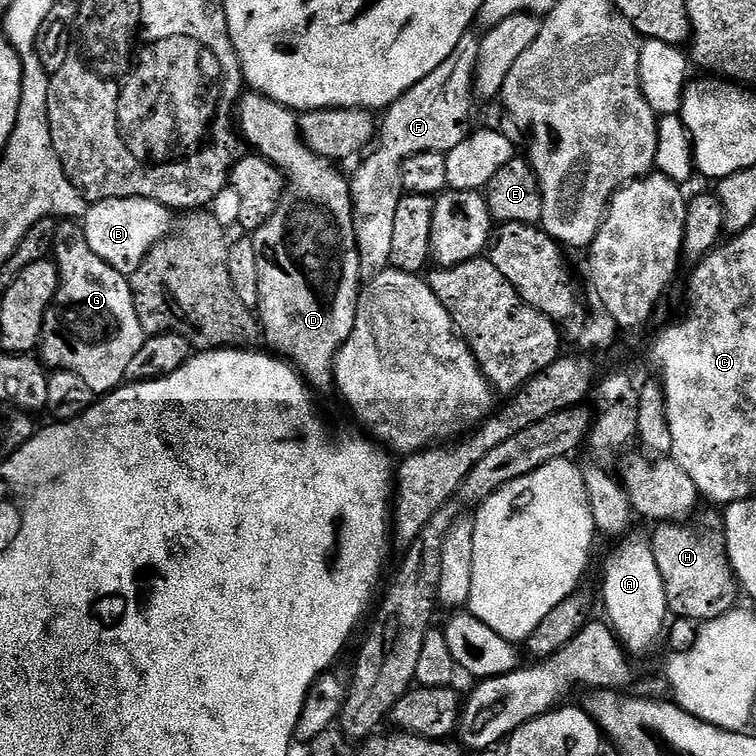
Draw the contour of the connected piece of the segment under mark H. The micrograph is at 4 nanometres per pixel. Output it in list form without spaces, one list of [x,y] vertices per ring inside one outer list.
[[[660,524],[657,532],[651,533],[654,562],[658,562],[658,570],[666,586],[669,613],[684,620],[707,622],[737,607],[738,581],[721,533],[691,532],[684,527],[688,526]]]

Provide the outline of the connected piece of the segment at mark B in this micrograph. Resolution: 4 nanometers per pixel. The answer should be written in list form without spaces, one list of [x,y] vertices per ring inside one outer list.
[[[114,198],[113,200],[97,200],[85,211],[82,227],[86,234],[86,242],[90,242],[90,250],[102,258],[114,270],[131,274],[142,266],[142,262],[150,254],[150,250],[160,240],[165,240],[174,228],[173,209],[146,198]]]

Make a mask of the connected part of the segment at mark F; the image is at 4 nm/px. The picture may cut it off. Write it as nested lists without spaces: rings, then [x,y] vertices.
[[[475,34],[464,36],[454,54],[450,54],[450,58],[446,58],[438,70],[426,74],[422,82],[418,82],[386,109],[384,120],[382,116],[378,128],[380,149],[377,152],[369,151],[363,157],[364,165],[357,170],[356,177],[351,177],[356,249],[360,255],[360,271],[365,277],[371,278],[385,271],[392,259],[390,245],[394,243],[394,218],[398,202],[406,194],[402,180],[406,161],[414,154],[423,152],[447,154],[473,131],[472,100],[480,39]]]

